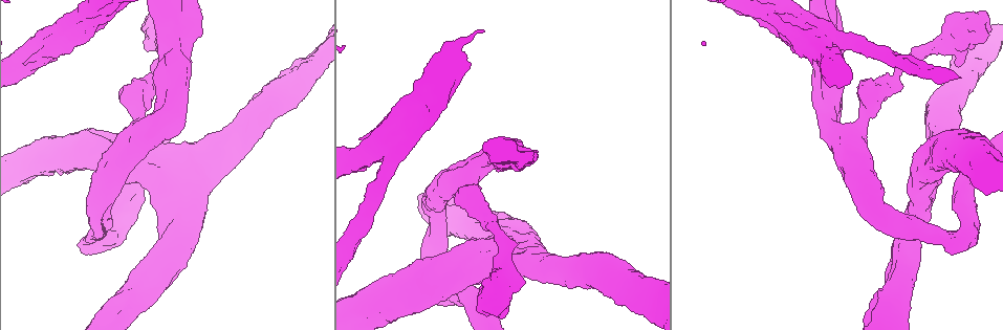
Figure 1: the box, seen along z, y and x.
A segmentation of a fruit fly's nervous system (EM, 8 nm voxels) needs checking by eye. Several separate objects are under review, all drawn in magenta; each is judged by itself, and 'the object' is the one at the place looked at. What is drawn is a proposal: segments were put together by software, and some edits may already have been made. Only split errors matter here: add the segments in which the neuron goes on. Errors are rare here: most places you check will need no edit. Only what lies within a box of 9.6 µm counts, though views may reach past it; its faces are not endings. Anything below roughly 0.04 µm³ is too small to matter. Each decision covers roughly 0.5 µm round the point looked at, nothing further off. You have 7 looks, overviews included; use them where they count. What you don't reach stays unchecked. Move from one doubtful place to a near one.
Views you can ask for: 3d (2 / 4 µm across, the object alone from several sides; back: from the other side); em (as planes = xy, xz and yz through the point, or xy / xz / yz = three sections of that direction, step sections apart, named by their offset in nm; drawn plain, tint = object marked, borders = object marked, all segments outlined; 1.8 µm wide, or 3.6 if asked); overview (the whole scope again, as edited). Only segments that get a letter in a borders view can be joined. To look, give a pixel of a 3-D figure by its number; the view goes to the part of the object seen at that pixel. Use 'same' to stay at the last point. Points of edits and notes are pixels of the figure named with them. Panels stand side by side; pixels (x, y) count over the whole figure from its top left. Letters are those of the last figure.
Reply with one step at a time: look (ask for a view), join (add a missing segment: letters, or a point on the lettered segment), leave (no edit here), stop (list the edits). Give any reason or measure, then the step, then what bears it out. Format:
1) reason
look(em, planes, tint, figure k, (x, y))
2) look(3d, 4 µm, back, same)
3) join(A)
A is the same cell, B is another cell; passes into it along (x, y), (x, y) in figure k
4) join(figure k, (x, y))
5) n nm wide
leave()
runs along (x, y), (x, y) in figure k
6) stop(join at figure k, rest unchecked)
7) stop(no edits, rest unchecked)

look(em, 3.6 µm, planes, borders, figure 1, (928, 181))

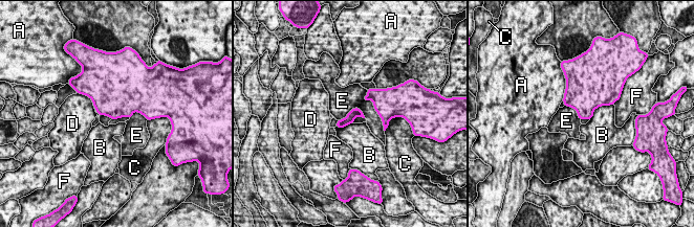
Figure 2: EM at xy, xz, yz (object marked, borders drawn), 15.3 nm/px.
leave()
A, B, C, D, E and F are other cells; no lettered segment goes on from it

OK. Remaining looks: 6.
three arms meet
look(3d, 4 µm, figure 1, (970, 225))

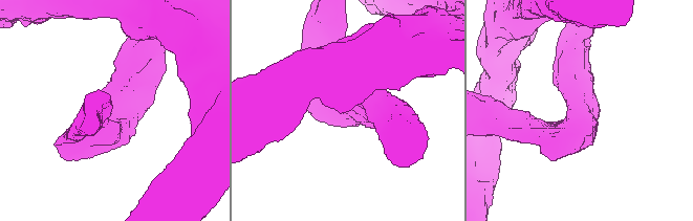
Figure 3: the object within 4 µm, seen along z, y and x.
3 arms; arms of 320, 320, 320 nm; shape alone is not enough
look(em, 3.6 µm, planes, tint, figure 3, (581, 110))

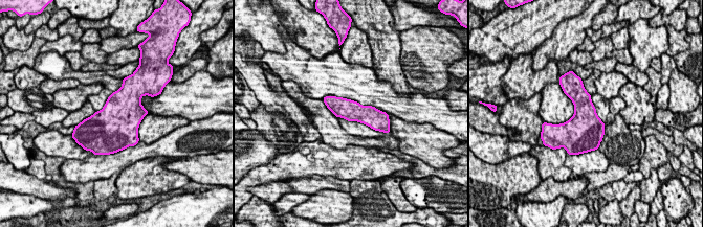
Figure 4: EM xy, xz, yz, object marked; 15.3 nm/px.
see the neighbours
look(em, 3.6 µm, planes, borders, same)

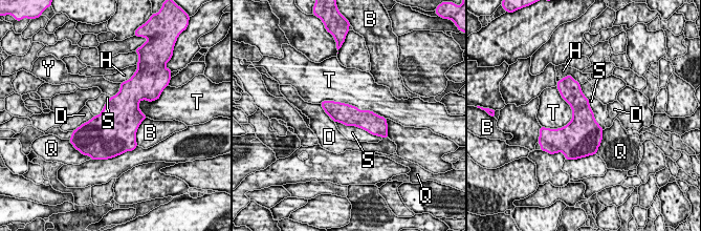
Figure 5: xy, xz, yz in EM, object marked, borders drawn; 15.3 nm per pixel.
leave()
B, D, H, Q, S, T and Y are other cells; border along (335, 121), (358, 126), (378, 137) in figure 5; none of them fits

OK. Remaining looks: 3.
closes a loop
look(em, 3.6 µm, planes, borders, figure 1, (390, 151))

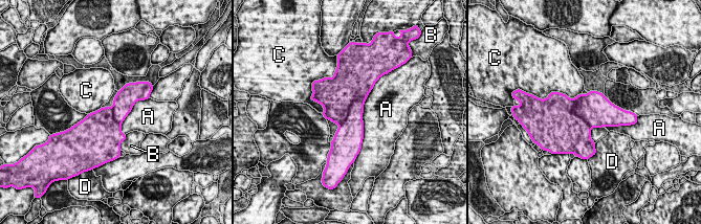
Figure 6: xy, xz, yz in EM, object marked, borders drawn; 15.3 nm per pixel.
leave()
A, B, C and D are other cells; no lettered segment goes on from it

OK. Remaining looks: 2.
stop(no edits, rest unchecked)

